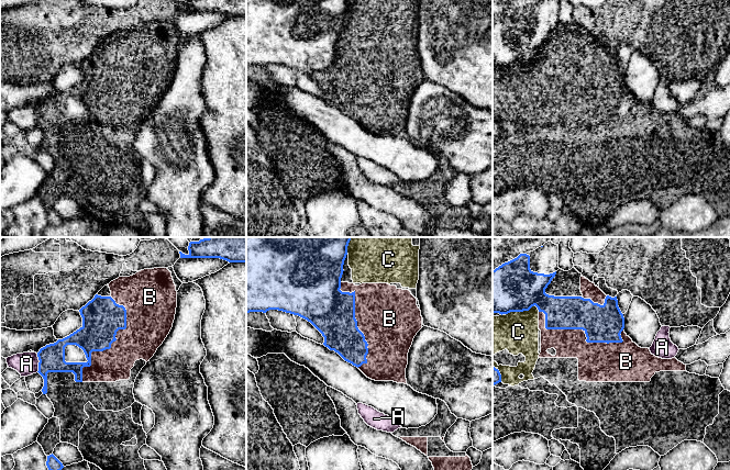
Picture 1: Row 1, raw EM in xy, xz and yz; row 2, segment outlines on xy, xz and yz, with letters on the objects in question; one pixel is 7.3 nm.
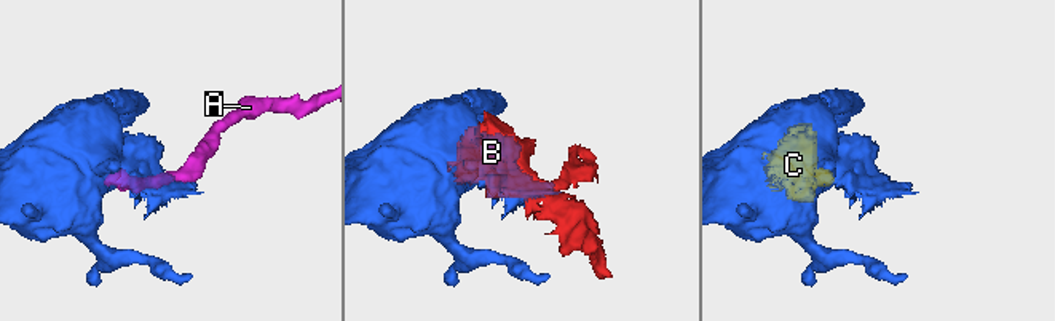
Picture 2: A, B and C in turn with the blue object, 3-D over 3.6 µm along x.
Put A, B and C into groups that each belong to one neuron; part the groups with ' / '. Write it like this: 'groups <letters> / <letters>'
groups A / B C

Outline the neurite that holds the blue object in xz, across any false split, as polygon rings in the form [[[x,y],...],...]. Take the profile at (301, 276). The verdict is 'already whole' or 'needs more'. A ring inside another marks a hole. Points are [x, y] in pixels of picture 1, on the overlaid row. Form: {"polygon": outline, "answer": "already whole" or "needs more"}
{"polygon": [[[246,237],[246,313],[278,310],[310,322],[324,337],[323,345],[355,367],[367,363],[368,344],[355,318],[355,291],[342,292],[341,278],[352,237]]], "answer": "already whole"}

